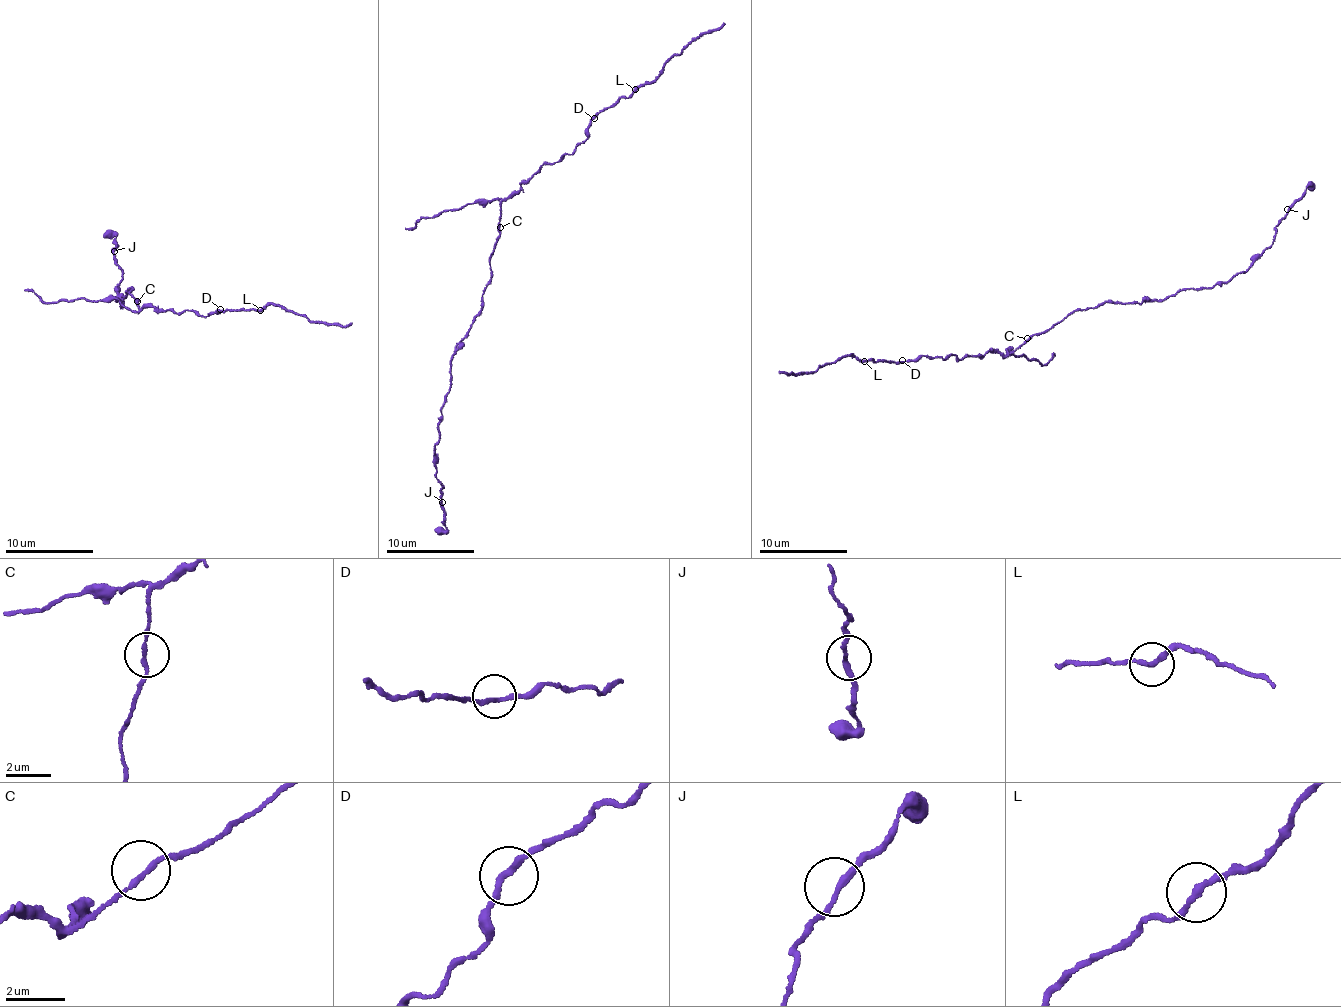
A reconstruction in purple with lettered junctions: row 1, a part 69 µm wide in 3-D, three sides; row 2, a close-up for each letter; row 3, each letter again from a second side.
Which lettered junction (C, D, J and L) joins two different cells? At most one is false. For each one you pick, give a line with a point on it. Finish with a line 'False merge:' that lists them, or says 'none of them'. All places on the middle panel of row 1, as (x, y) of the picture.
False merge: none of them

